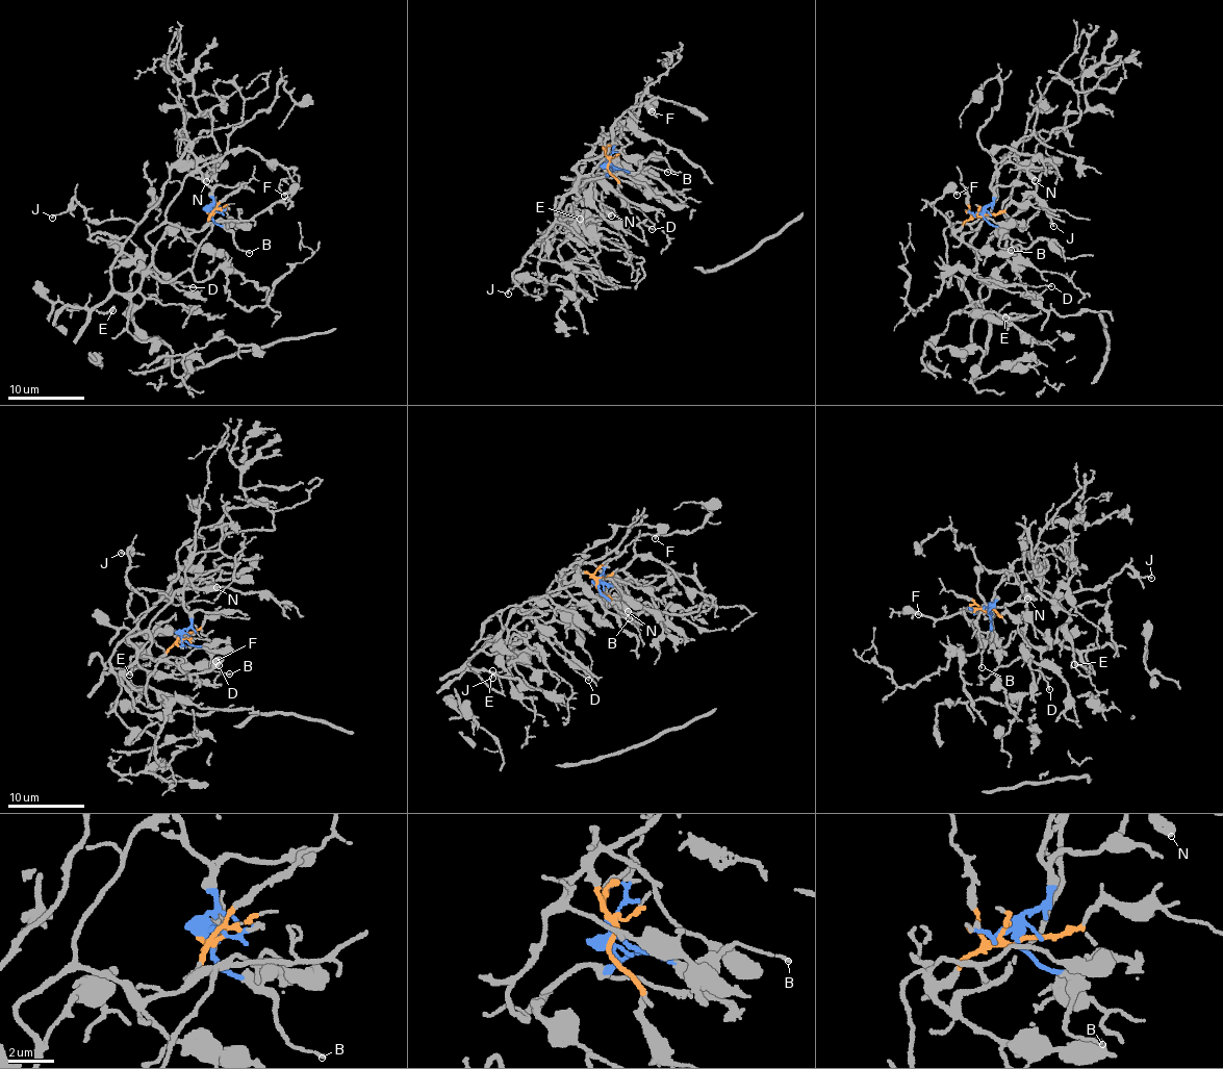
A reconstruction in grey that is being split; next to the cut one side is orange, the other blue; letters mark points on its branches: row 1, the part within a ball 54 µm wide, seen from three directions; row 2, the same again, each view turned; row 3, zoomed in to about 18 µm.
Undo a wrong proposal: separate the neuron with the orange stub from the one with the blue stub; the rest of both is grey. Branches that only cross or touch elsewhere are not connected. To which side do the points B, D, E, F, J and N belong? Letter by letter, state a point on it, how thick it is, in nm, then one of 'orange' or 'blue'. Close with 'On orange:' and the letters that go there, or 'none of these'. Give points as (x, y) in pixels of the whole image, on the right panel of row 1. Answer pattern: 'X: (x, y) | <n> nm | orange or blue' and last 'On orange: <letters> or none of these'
B: (1011, 250) | 130 nm | blue
D: (1051, 286) | 100 nm | orange
E: (1005, 317) | 180 nm | orange
F: (957, 195) | 200 nm | orange
J: (1053, 226) | 130 nm | orange
N: (1035, 180) | 380 nm | blue
On orange: D, E, F, J

